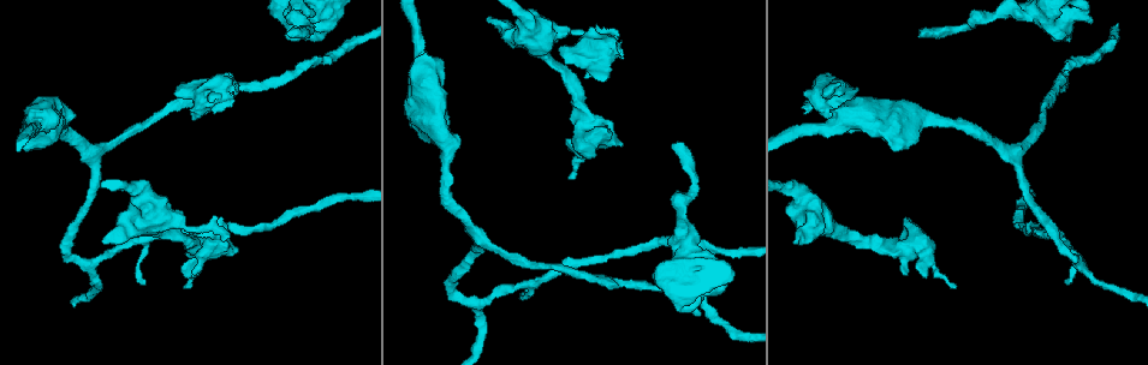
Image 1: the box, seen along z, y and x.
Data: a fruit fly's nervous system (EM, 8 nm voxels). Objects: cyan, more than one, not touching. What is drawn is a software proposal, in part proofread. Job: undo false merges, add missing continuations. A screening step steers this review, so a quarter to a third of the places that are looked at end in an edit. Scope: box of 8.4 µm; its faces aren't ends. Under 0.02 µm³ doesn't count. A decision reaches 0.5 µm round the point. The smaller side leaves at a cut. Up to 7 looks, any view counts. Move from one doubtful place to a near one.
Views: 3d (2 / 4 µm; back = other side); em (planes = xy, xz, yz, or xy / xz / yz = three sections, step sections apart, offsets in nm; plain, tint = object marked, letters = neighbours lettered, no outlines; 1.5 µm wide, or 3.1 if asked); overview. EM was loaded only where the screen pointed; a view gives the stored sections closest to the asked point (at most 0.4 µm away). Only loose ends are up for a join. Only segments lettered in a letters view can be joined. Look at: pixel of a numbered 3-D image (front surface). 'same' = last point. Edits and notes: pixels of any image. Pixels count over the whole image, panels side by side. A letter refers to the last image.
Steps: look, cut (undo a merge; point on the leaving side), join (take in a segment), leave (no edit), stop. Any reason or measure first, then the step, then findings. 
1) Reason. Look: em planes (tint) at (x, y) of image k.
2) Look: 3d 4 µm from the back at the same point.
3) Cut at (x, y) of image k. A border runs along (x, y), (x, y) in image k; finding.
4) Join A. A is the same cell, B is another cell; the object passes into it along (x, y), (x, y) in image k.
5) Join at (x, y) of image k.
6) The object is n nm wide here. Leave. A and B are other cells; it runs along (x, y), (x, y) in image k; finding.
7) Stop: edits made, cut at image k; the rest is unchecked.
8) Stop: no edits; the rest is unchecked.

Thick end. Look: em yz step 4 (letters) at (198, 117) of image 1.

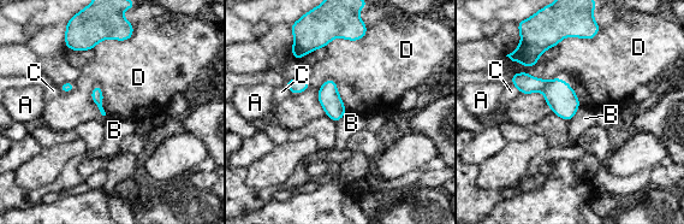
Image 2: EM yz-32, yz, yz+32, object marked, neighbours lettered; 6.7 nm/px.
Leave. A, B, C and D are other cells; a border runs along (326, 78), (335, 82), (346, 111) in image 2; no lettered segment goes on from it.

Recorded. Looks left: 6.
Tapers out. Look: em planes (letters) at (228, 234) of image 1.

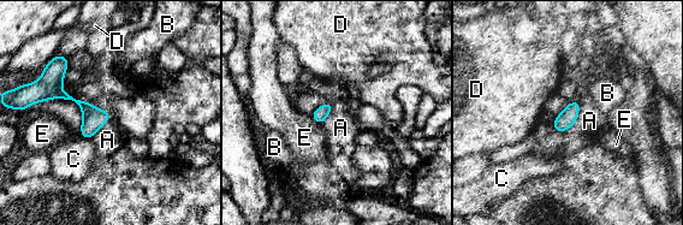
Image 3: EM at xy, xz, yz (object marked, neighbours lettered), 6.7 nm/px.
Leave. A, B, C, D and E are other cells; it runs along (36, 98), (60, 94), (106, 117) in image 3; no lettered segment goes on from it.

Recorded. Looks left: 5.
Look: em planes (letters) at (571, 177) of image 1.

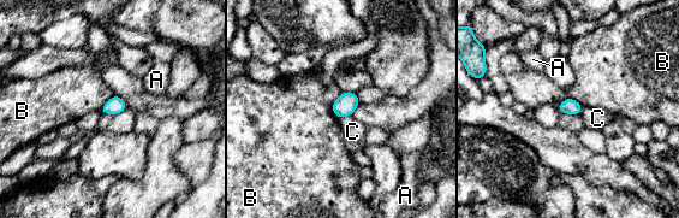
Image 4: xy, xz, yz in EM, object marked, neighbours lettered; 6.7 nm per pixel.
The object is 110 nm wide here. Leave. A, B and C are other cells; a border runs along (583, 105), (564, 99), (558, 110) in image 4; none of them fits.

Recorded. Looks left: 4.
Stop: no edits; the rest is unchecked.

